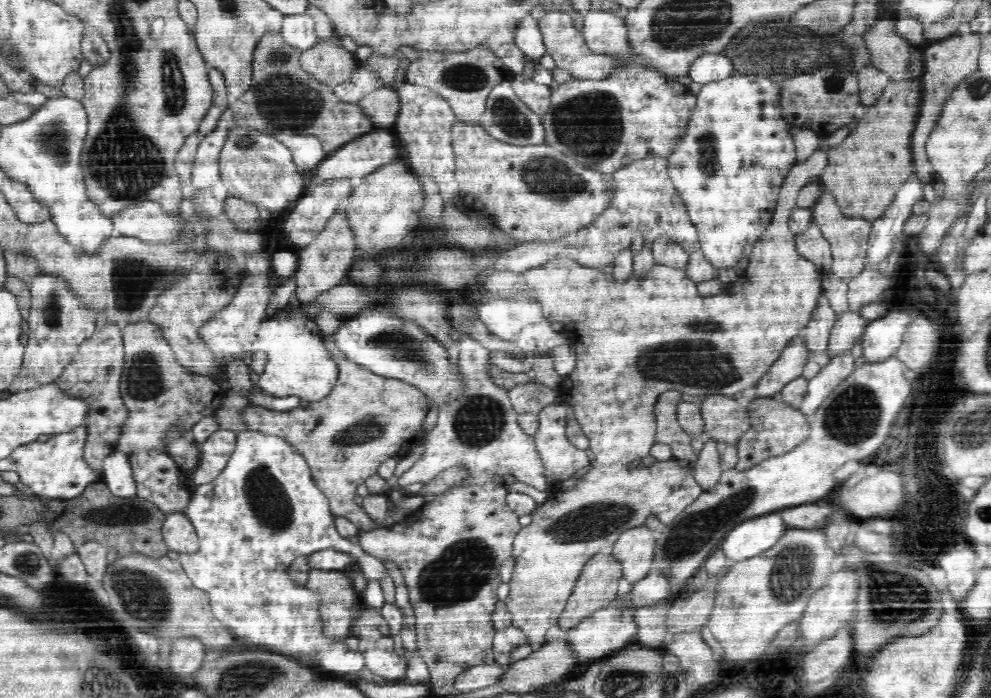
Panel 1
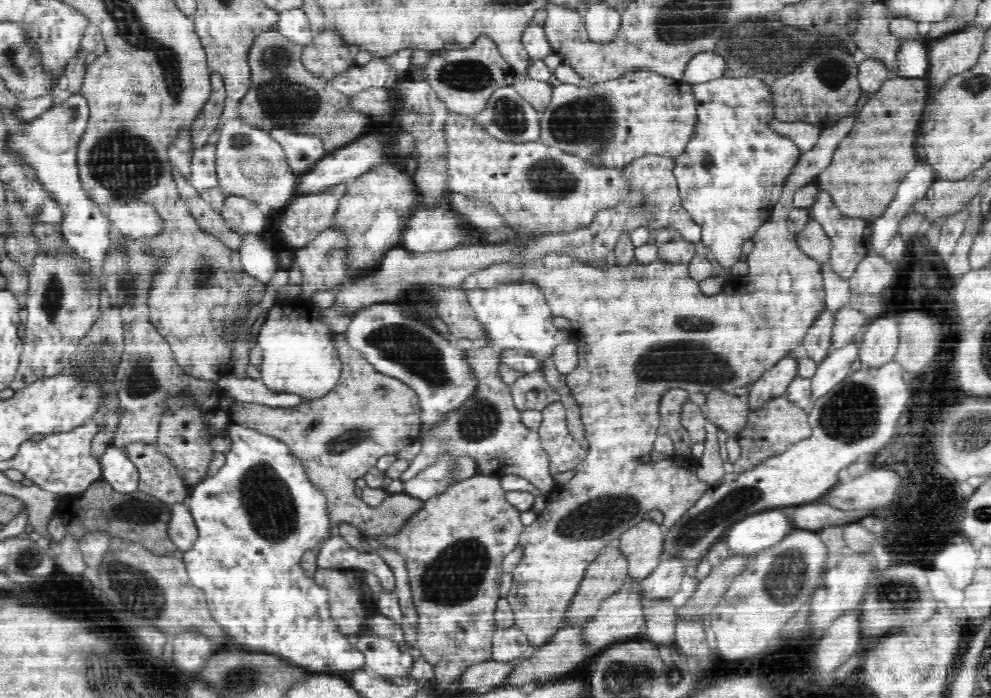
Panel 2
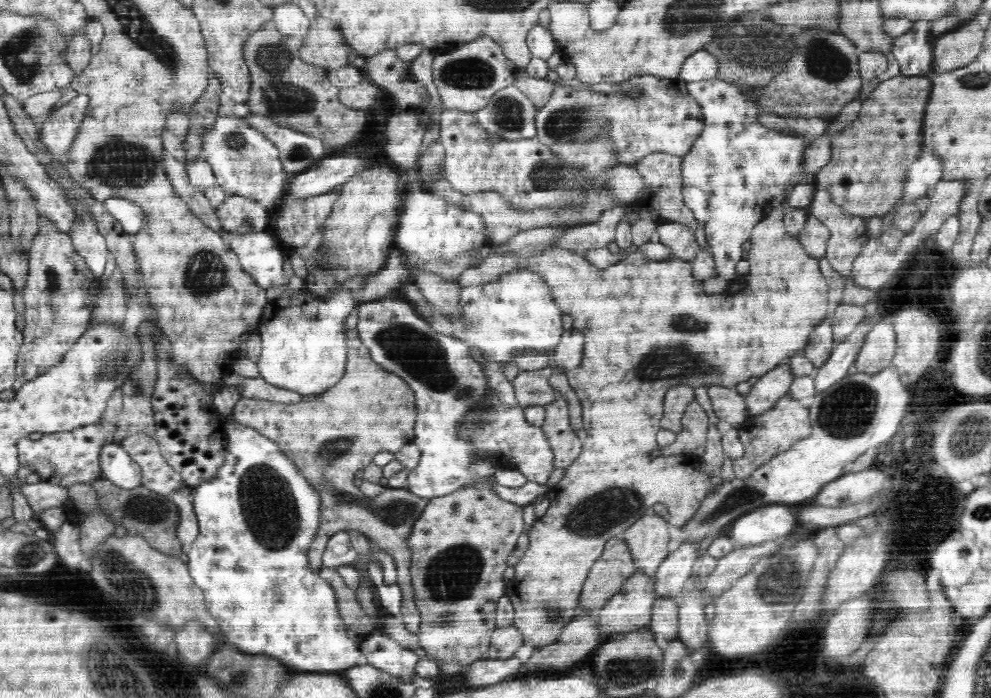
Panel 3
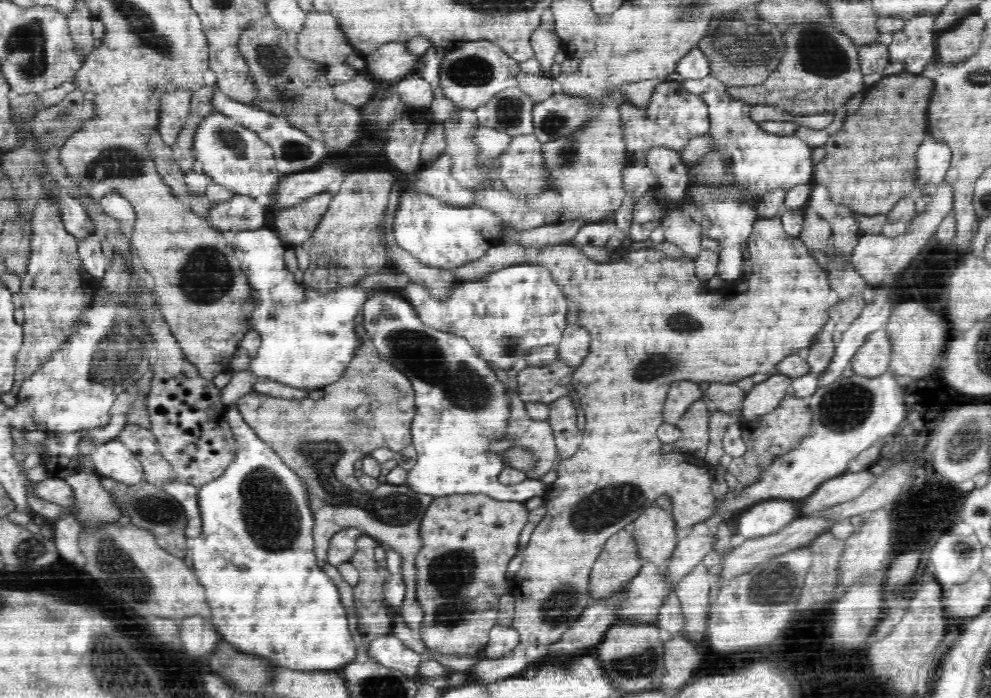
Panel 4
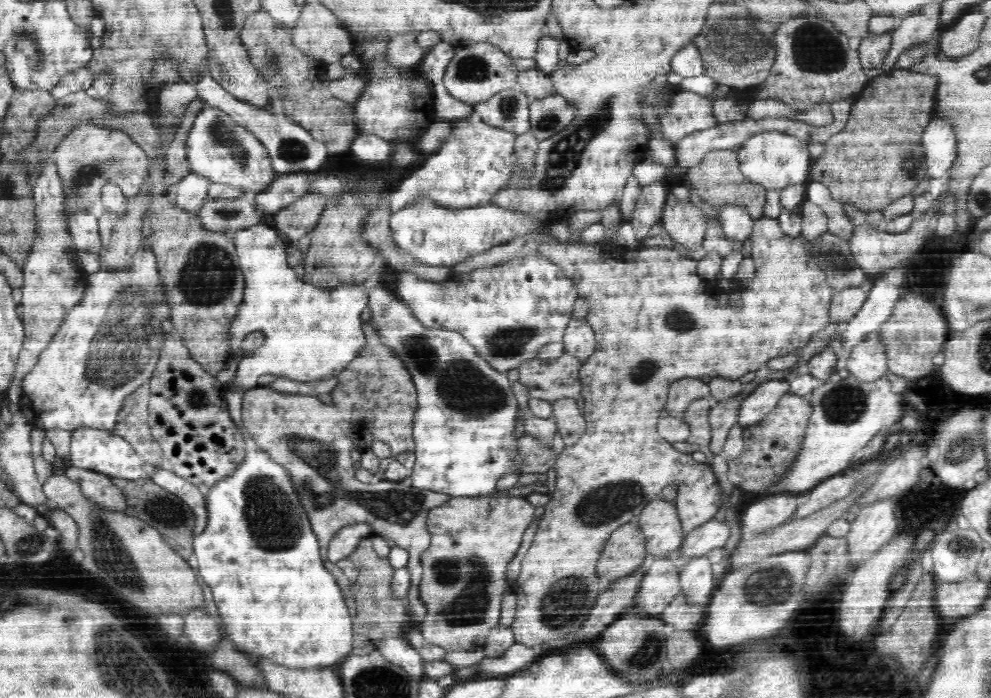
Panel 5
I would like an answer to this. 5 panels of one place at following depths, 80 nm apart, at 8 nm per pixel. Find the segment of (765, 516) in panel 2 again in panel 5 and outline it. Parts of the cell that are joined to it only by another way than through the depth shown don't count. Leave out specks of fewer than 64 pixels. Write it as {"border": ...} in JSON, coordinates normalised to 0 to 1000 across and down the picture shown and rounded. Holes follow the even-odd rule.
{"border":[[[801,708],[769,711],[767,716],[757,718],[751,736],[745,742],[745,761],[753,768],[769,759],[783,756],[793,749],[805,728],[805,713]]]}

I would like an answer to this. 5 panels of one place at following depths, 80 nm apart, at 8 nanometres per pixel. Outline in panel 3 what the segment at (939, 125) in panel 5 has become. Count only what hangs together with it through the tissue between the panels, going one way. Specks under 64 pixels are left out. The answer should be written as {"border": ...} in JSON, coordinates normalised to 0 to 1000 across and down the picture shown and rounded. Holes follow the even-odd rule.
{"border":[[[931,212],[925,229],[918,236],[908,288],[921,289],[937,279],[943,264],[951,256],[951,234],[948,223]]]}

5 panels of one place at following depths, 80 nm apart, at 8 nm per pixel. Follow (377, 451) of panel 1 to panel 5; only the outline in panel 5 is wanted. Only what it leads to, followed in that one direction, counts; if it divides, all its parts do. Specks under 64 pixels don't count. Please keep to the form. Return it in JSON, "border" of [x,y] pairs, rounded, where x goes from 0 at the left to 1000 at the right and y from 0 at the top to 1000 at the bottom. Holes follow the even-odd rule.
{"border":[[[375,461],[365,466],[369,483],[369,496],[357,513],[357,517],[342,537],[341,553],[333,563],[334,579],[324,576],[320,567],[289,564],[283,560],[274,560],[267,554],[258,553],[247,562],[244,569],[243,596],[245,610],[256,636],[264,648],[270,649],[270,655],[277,663],[289,672],[293,691],[298,705],[302,709],[303,721],[314,748],[316,765],[321,772],[324,784],[324,801],[329,805],[330,788],[335,769],[346,755],[361,748],[370,748],[374,754],[375,765],[385,771],[397,774],[400,782],[412,788],[413,801],[409,811],[414,821],[414,842],[410,858],[413,862],[413,874],[416,877],[418,891],[427,891],[431,871],[425,861],[424,840],[427,814],[425,812],[425,794],[433,785],[435,778],[432,761],[433,734],[441,725],[448,723],[456,711],[424,702],[414,696],[414,688],[392,689],[382,685],[379,692],[363,691],[355,673],[355,660],[352,642],[357,642],[355,635],[369,643],[375,630],[385,630],[395,639],[395,646],[407,649],[419,645],[417,629],[417,600],[421,577],[421,557],[419,556],[414,533],[410,530],[408,514],[398,510],[397,501],[388,494],[387,484],[376,471]]]}

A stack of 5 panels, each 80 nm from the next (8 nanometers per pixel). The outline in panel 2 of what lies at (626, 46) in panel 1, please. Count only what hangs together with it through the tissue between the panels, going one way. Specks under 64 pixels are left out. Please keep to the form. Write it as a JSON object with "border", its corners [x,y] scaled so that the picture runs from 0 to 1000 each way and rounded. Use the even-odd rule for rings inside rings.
{"border":[[[606,3],[596,6],[590,21],[590,42],[598,60],[613,62],[626,36],[627,21]]]}

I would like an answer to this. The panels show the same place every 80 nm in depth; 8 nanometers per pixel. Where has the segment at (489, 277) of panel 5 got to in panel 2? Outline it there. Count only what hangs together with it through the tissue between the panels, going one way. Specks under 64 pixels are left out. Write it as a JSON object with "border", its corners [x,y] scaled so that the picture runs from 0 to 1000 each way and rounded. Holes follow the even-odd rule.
{"border":[[[517,404],[501,413],[483,411],[469,417],[471,436],[474,436],[479,458],[485,464],[492,497],[498,499],[503,507],[523,500],[543,514],[553,514],[564,493],[577,484],[576,477],[569,479],[559,468],[557,440],[551,436],[549,417],[536,404]]]}

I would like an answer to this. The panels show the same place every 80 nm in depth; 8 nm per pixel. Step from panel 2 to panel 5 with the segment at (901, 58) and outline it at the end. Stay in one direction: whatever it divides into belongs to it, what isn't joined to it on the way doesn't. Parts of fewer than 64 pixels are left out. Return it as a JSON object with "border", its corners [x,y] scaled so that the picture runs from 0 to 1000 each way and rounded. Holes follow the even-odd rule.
{"border":[[[942,3],[932,9],[927,19],[910,26],[908,37],[899,44],[898,72],[892,86],[890,100],[893,103],[900,100],[908,79],[912,77],[914,72],[926,63],[936,63],[942,54],[949,37],[950,14],[950,4]]]}

